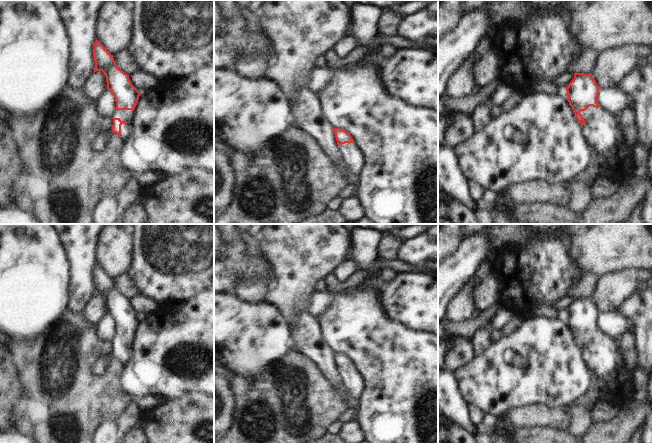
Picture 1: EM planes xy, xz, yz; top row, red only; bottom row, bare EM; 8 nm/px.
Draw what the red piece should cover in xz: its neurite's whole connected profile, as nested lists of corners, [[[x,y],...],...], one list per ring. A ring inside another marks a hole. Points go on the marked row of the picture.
[[[334,128],[335,138],[344,162],[353,175],[358,176],[364,165],[363,153],[354,143],[351,135],[340,128]]]

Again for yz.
[[[575,73],[566,88],[568,102],[582,125],[590,146],[605,157],[617,149],[621,129],[617,115],[604,110],[598,103],[599,86],[590,74]]]

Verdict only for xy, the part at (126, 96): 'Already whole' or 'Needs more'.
Needs more.

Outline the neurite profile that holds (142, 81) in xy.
[[[139,69],[129,73],[129,80],[140,92],[156,89],[160,84],[156,77]]]

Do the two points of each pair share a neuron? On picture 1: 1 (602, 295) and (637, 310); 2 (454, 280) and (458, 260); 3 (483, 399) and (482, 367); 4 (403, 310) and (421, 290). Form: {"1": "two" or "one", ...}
{"1": "two", "2": "one", "3": "one", "4": "one"}

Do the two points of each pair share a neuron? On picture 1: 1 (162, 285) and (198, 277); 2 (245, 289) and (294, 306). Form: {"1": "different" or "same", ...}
{"1": "same", "2": "different"}

